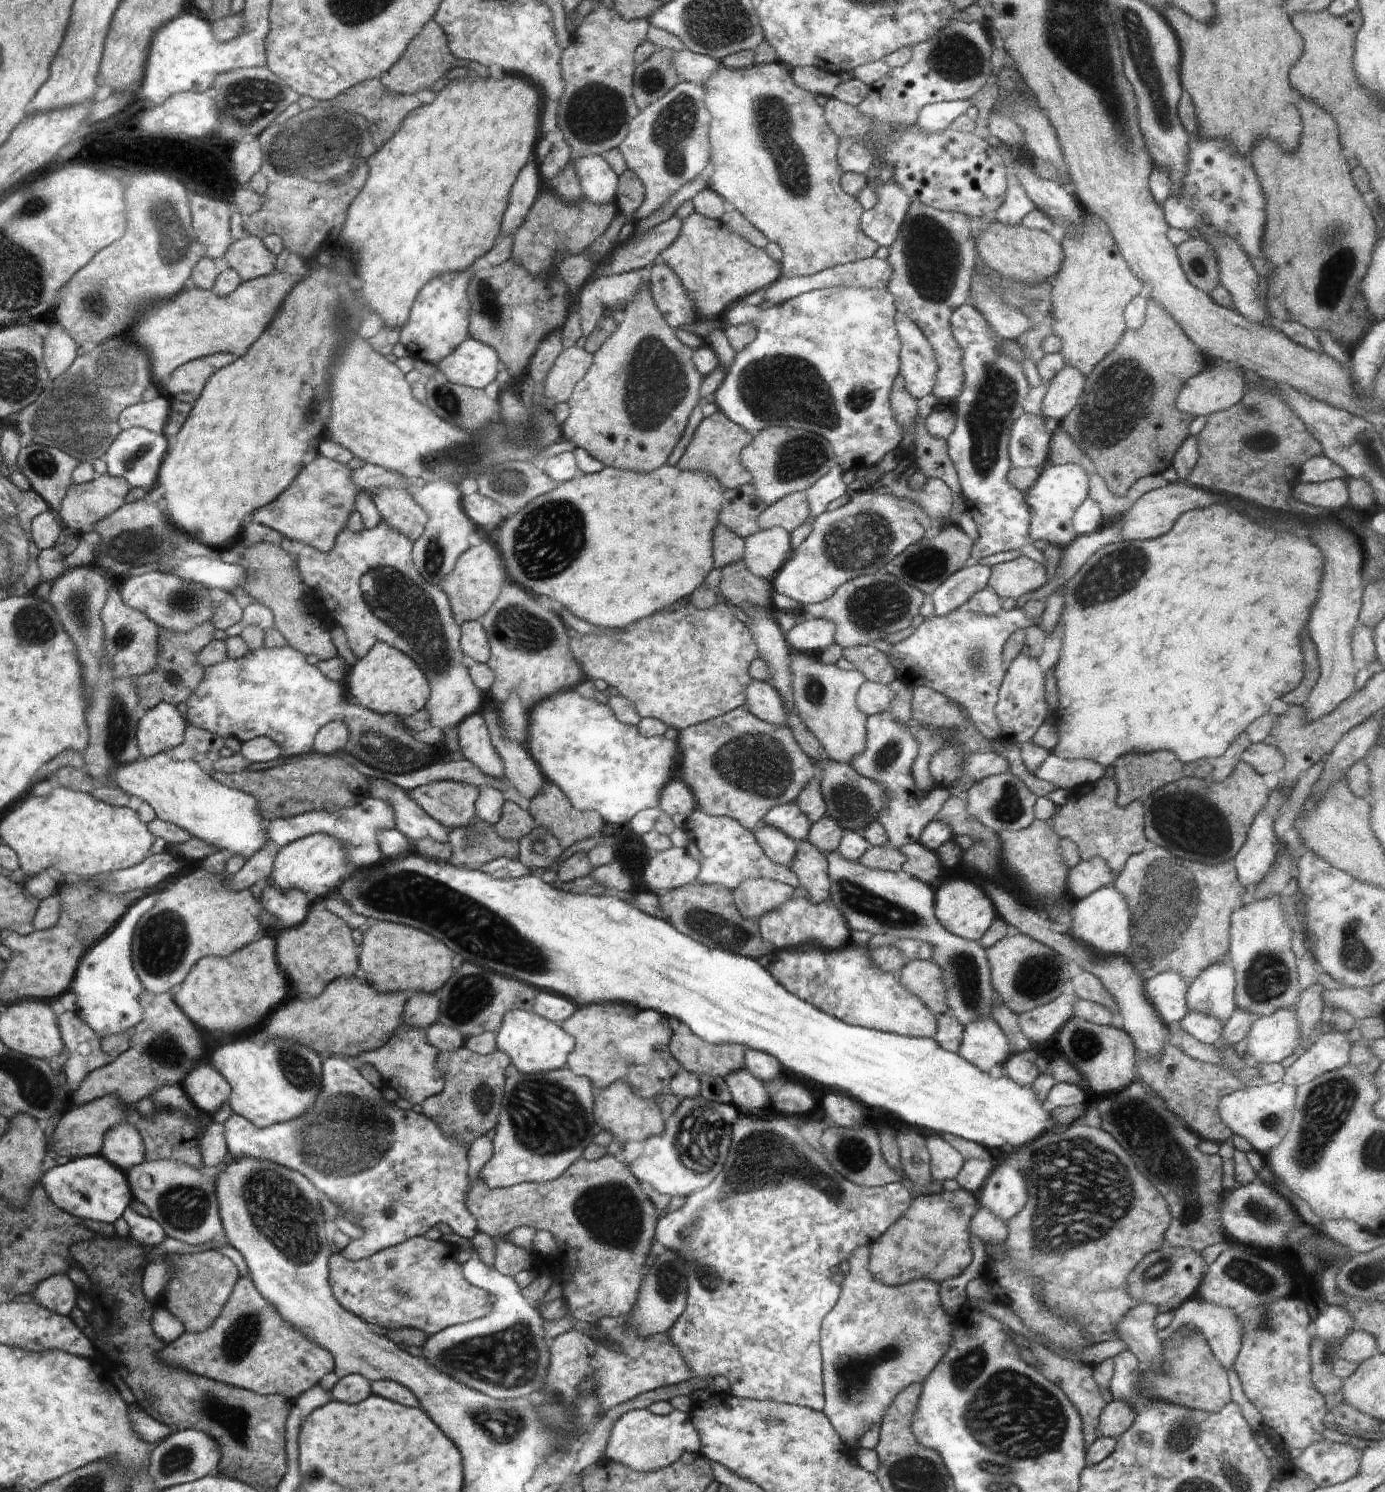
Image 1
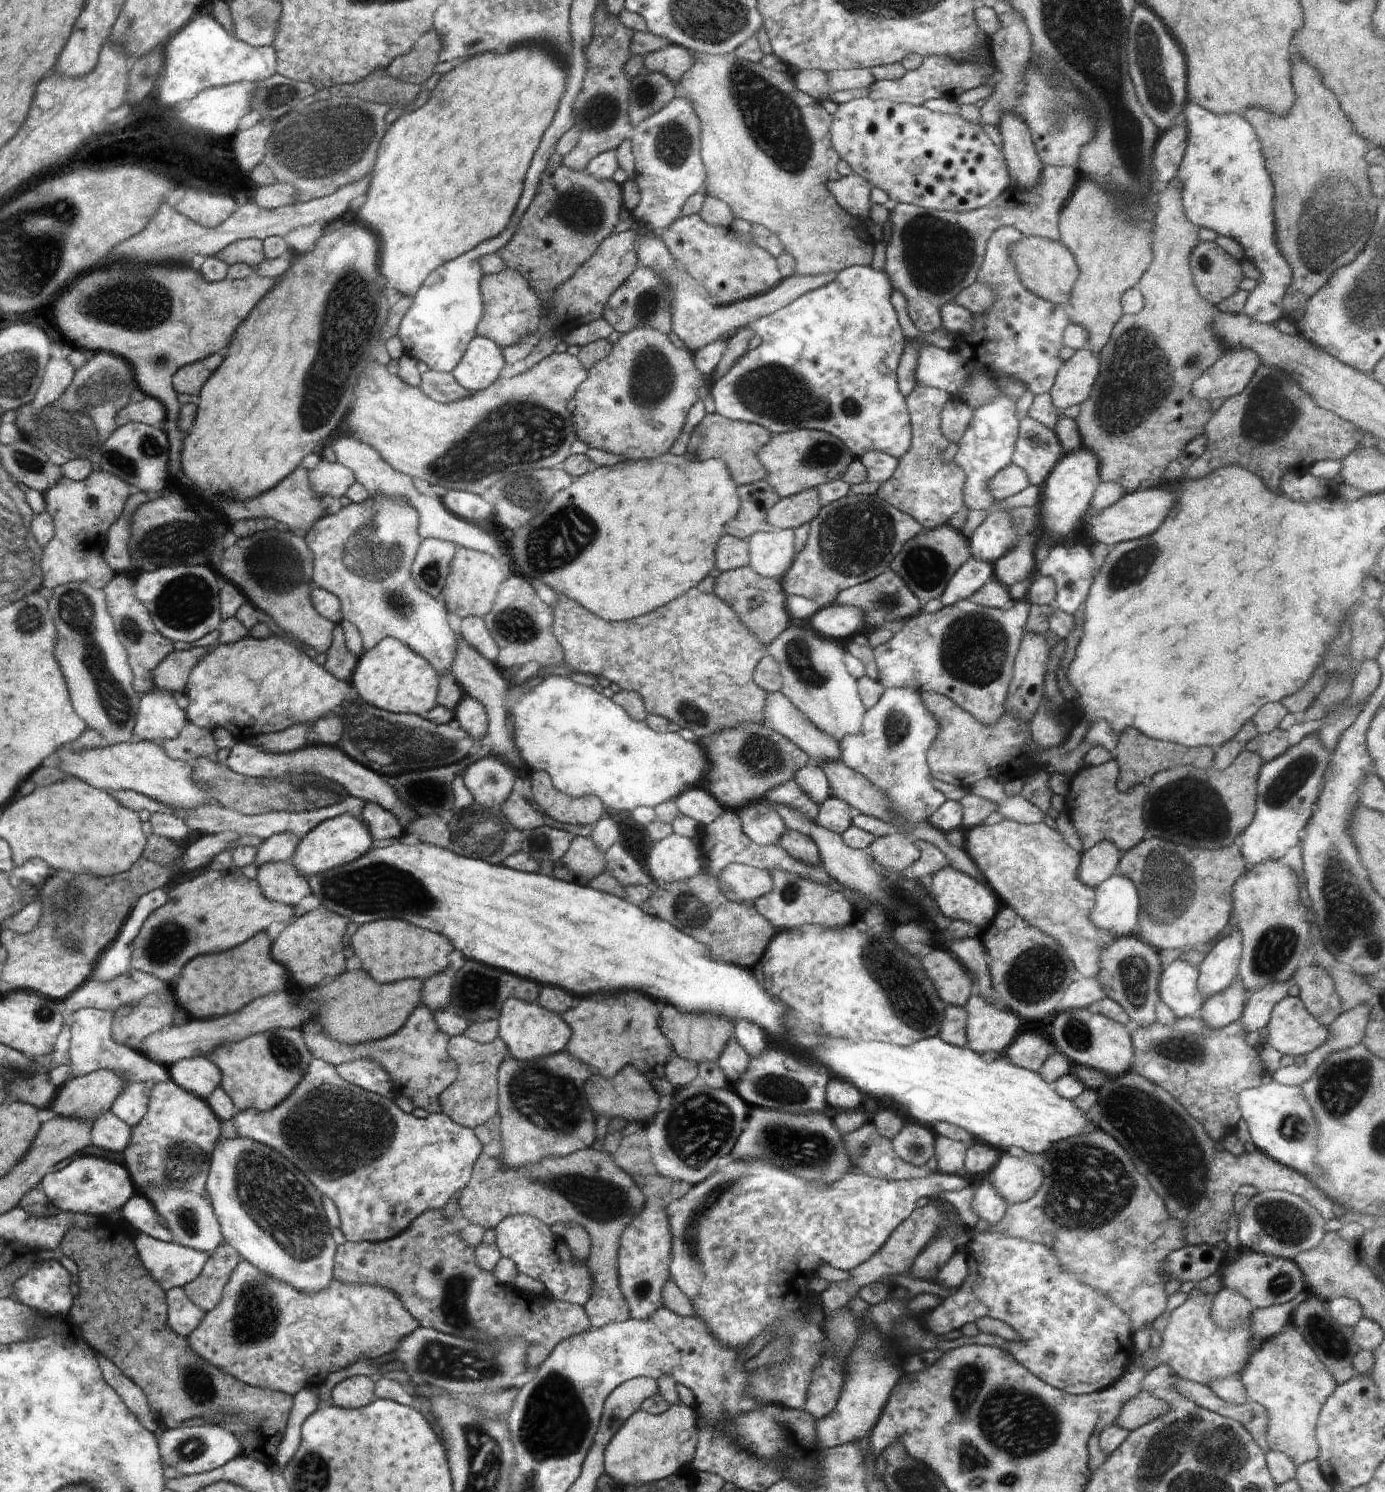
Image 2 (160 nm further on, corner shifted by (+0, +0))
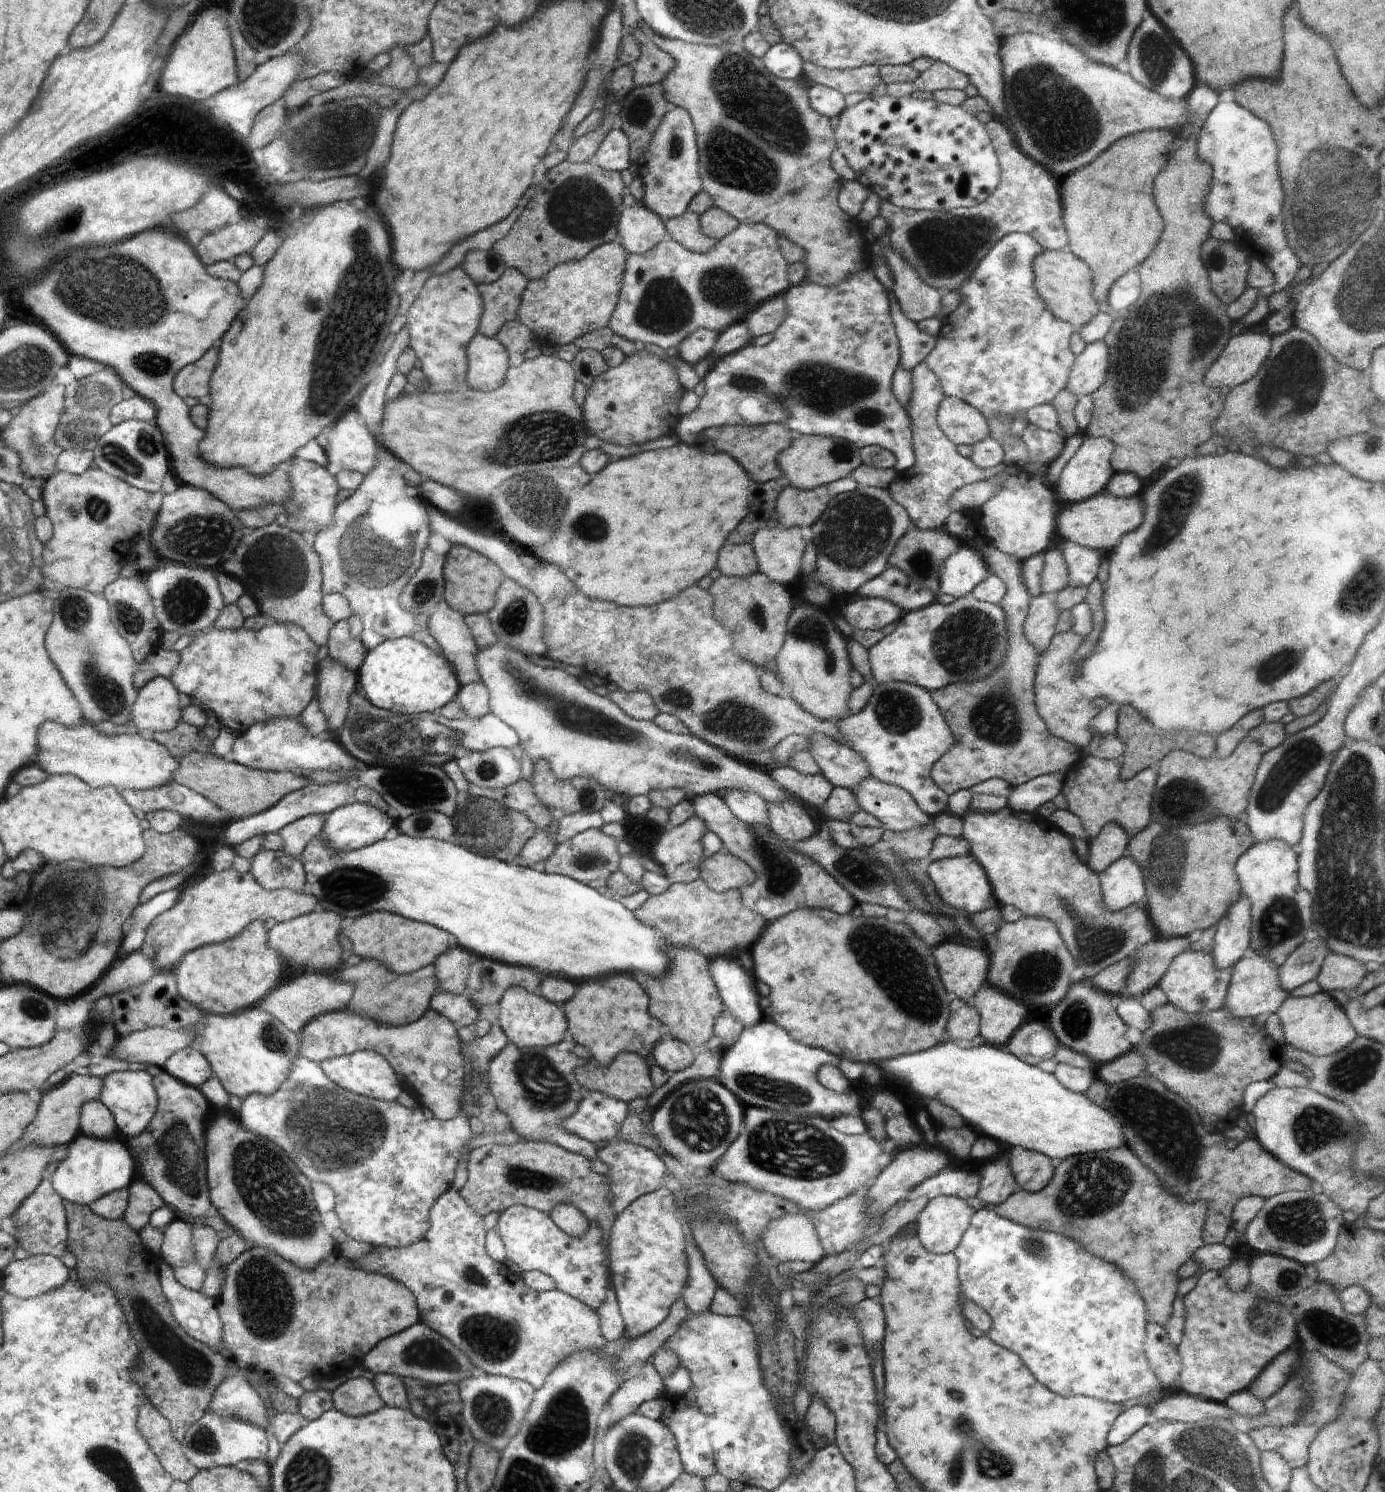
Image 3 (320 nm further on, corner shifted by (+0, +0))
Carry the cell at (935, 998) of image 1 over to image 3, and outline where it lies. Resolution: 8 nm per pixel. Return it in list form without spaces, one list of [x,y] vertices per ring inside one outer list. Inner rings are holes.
[[[943,942],[933,955],[946,990],[972,1004],[974,995],[986,984],[989,952],[958,942]]]

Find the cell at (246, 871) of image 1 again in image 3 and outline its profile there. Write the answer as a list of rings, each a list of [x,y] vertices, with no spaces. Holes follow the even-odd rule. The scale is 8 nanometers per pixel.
[[[308,815],[281,828],[284,852],[298,858],[306,845],[323,831],[324,823],[321,815]]]

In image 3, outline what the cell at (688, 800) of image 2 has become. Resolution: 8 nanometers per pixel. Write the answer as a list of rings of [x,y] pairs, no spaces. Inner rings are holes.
[[[717,793],[691,798],[696,815],[705,819],[726,850],[752,868],[755,879],[751,885],[740,886],[742,902],[760,913],[767,923],[799,908],[825,908],[846,914],[857,906],[855,898],[820,863],[795,851],[793,845],[781,839],[762,823],[742,822]]]

